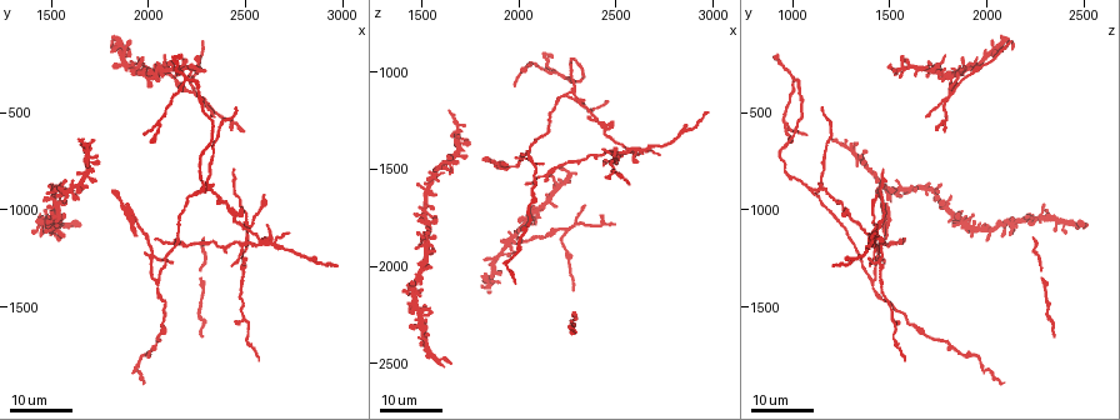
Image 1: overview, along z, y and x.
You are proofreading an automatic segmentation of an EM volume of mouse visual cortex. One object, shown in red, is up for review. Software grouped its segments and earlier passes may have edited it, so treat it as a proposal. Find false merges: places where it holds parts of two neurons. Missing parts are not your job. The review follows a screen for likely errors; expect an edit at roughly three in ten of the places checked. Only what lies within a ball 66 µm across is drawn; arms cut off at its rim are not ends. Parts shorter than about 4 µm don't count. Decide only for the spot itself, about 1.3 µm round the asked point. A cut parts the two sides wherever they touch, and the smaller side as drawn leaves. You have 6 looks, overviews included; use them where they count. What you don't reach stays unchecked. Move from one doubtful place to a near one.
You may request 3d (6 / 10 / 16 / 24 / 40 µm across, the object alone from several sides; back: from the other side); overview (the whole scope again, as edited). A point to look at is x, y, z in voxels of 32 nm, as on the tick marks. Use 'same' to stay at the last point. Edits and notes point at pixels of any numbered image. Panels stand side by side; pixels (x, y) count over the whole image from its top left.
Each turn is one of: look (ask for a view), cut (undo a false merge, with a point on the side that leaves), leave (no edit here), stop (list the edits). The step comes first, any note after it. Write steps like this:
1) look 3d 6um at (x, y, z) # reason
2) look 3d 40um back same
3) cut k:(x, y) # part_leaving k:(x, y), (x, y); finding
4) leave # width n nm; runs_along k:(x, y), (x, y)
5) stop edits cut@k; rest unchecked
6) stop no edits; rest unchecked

look 3d 16um at (2040, 1370, 1420) # two arms in line, one across

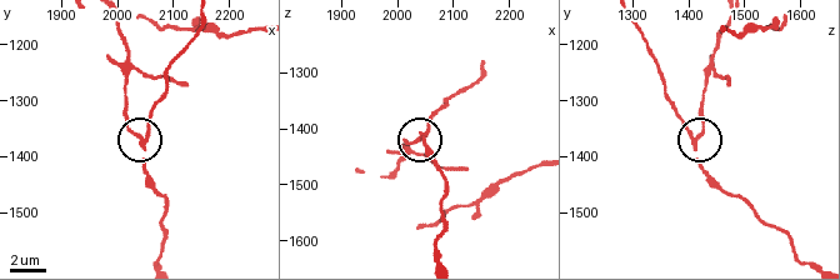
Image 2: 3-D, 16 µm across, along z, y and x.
look 3d 10um at (2040, 1380, 1410) # closer look

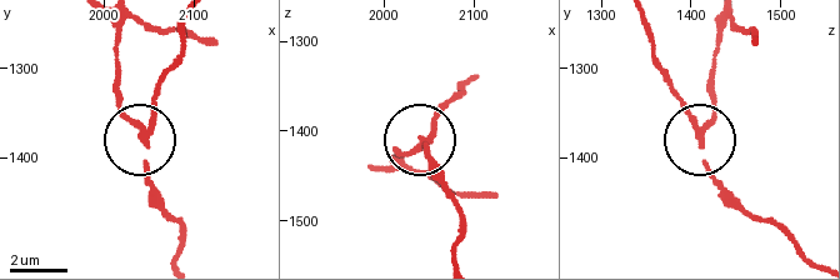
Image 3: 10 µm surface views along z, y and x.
cut 3:(116, 105) # width 180 nm; part_leaving 3:(144, 134), (118, 100), (118, 21); a second neuron is stuck on

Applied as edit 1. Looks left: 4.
look overview

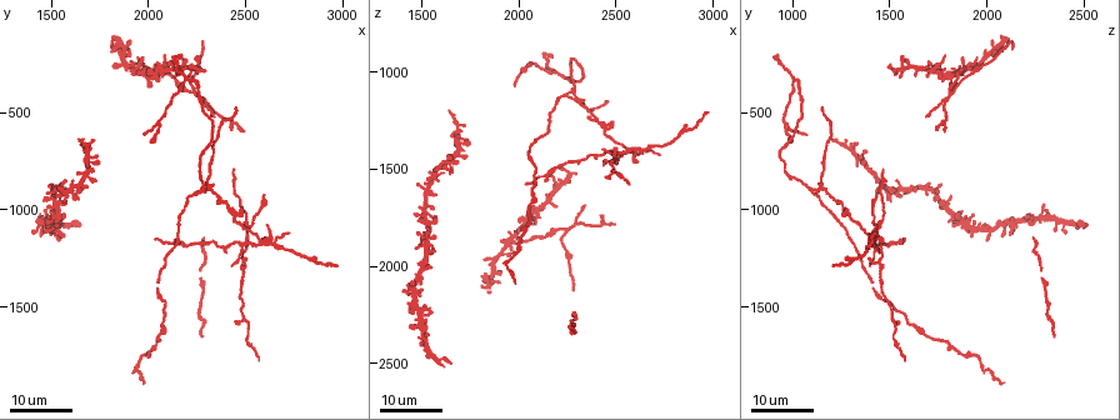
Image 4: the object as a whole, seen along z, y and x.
look 3d 24um at (2190, 330, 1000)

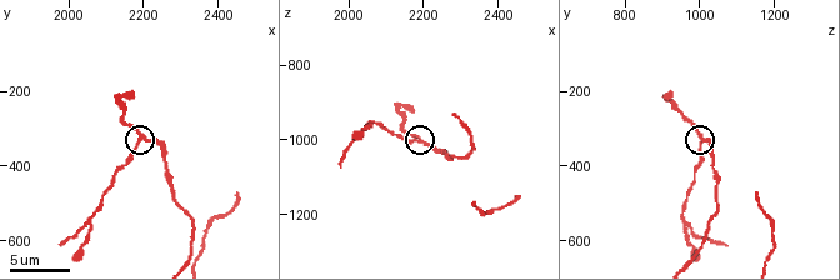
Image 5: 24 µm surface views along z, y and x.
look 3d 10um at (2200, 320, 1000)

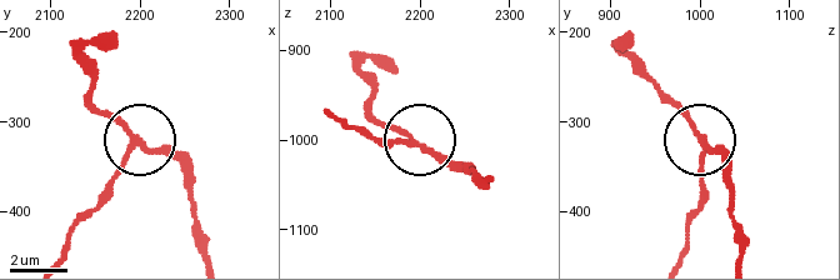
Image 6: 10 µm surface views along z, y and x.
cut 6:(109, 180) # arms 3; part_leaving 6:(133, 141), (128, 161), (73, 233), (65, 254); two neurons meet here

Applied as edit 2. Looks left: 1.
stop edits cut@3, cut@6; rest unchecked

